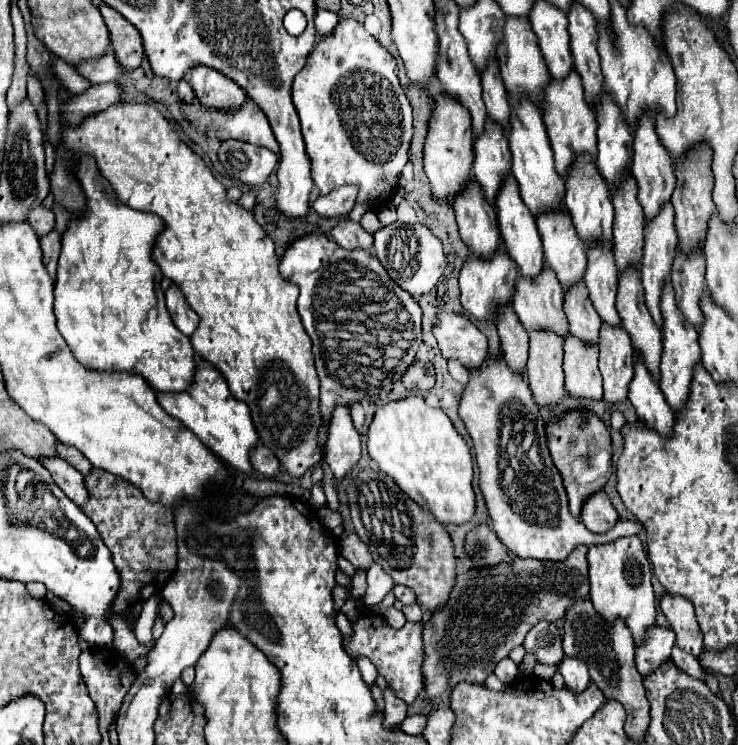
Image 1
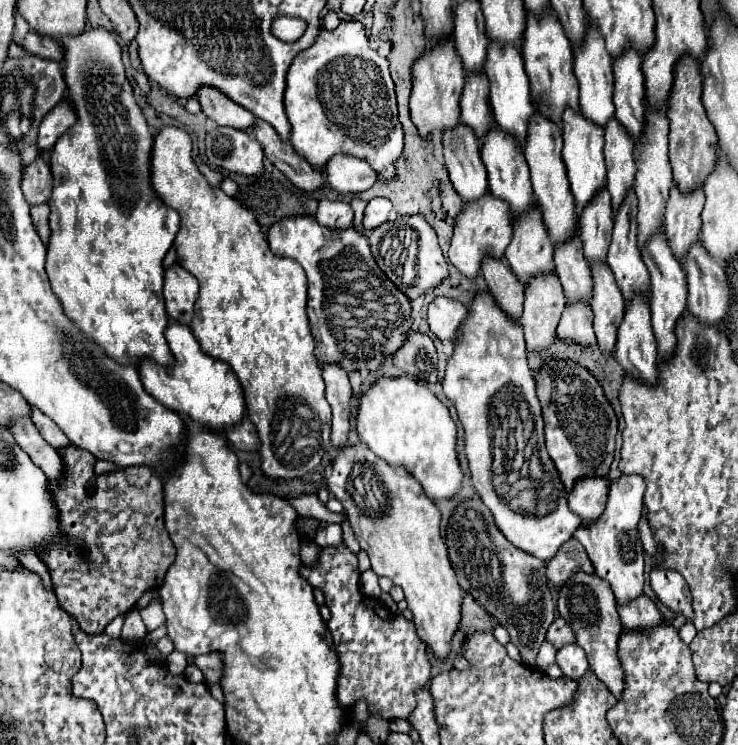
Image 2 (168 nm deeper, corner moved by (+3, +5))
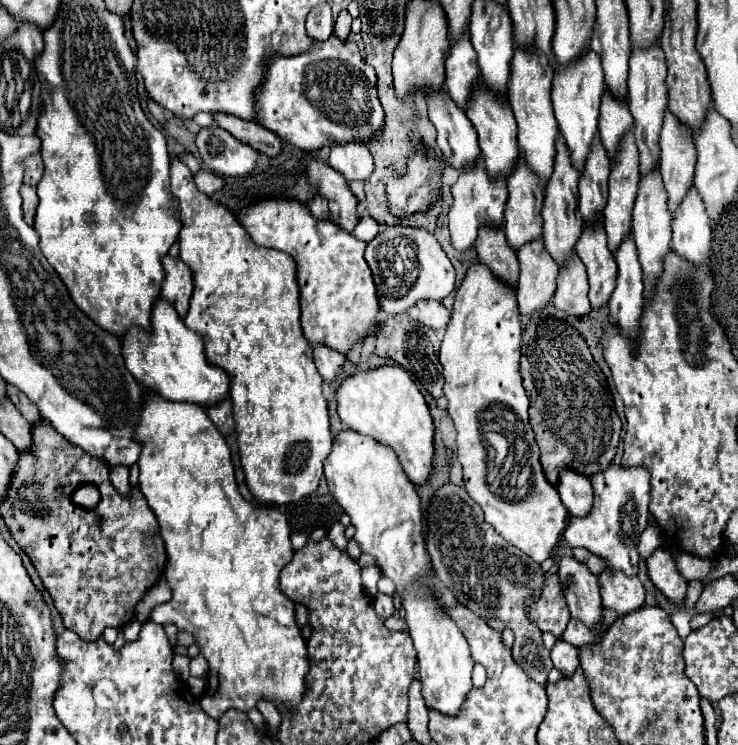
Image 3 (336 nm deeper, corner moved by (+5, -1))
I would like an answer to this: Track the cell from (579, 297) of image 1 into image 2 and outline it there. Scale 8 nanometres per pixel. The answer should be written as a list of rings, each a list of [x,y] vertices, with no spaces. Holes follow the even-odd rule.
[[[576,236],[574,240],[556,246],[554,250],[556,276],[562,282],[566,302],[590,302],[592,298],[592,272],[582,254],[582,242]]]

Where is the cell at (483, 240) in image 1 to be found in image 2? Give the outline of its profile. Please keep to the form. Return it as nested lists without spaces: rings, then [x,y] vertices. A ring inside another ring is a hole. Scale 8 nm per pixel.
[[[462,124],[456,130],[446,130],[444,142],[444,164],[450,172],[450,182],[464,204],[480,200],[488,192],[486,168],[480,158],[480,144],[474,132]]]

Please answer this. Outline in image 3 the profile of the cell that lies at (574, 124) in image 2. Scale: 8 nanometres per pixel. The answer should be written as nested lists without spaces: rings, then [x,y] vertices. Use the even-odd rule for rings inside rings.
[[[588,52],[584,60],[576,60],[572,68],[564,68],[564,64],[558,64],[554,80],[552,80],[552,102],[554,102],[554,114],[560,126],[560,132],[568,144],[572,164],[576,170],[582,172],[584,160],[590,152],[590,142],[594,134],[598,132],[598,108],[600,98],[604,92],[604,74],[600,72],[600,58],[596,52]]]

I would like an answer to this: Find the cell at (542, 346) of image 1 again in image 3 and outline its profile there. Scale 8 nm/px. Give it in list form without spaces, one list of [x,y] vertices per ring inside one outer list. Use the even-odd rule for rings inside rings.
[[[542,238],[524,244],[518,252],[520,278],[518,278],[518,306],[530,318],[540,314],[552,300],[556,290],[558,264],[548,256]]]

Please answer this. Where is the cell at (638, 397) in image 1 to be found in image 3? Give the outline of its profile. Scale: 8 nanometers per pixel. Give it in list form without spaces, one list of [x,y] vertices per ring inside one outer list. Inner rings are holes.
[[[632,234],[618,246],[616,262],[618,262],[618,284],[608,302],[610,316],[612,320],[616,320],[616,324],[620,324],[620,328],[624,328],[624,332],[632,336],[632,332],[636,332],[638,328],[640,312],[644,308],[644,284],[640,276],[640,260],[636,260],[636,244],[632,244]]]

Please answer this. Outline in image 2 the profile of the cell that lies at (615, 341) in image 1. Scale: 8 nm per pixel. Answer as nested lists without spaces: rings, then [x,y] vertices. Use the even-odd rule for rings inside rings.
[[[594,264],[592,278],[594,294],[590,300],[590,308],[594,312],[594,332],[598,338],[600,352],[610,356],[616,350],[616,330],[618,322],[622,322],[624,318],[626,302],[618,290],[618,284],[608,264]]]

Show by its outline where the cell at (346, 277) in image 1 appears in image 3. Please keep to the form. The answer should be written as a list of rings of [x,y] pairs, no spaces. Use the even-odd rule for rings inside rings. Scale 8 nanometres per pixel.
[[[264,198],[244,208],[236,218],[256,244],[284,250],[294,258],[300,286],[300,322],[308,342],[322,342],[346,354],[356,338],[376,330],[380,310],[376,284],[364,260],[366,242],[356,240],[332,220],[316,220],[308,206],[298,200]]]

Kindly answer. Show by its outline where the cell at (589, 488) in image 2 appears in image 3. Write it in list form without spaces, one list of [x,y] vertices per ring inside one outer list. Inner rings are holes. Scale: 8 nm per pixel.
[[[560,468],[560,480],[556,486],[562,504],[572,516],[586,516],[592,508],[592,486],[586,476],[572,472],[572,468]]]

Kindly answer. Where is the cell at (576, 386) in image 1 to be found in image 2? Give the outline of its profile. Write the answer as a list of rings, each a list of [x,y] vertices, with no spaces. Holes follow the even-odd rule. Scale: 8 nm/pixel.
[[[586,304],[566,306],[566,310],[560,318],[560,324],[558,324],[558,340],[562,340],[564,344],[596,346],[590,306],[586,306]]]

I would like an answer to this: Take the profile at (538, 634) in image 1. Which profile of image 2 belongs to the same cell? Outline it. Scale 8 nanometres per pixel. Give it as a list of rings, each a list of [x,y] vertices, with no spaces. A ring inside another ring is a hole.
[[[556,618],[556,620],[550,624],[550,628],[548,628],[548,632],[546,632],[546,638],[544,638],[544,640],[546,640],[546,642],[550,642],[556,650],[560,650],[562,646],[566,646],[566,644],[574,642],[574,634],[572,634],[570,626],[568,626],[562,618]]]

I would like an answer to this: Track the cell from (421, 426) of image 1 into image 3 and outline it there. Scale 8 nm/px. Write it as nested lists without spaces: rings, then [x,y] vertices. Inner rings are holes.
[[[378,366],[374,370],[352,370],[338,386],[336,402],[344,428],[368,434],[380,444],[390,446],[414,484],[428,480],[434,462],[434,422],[424,396],[404,368]]]

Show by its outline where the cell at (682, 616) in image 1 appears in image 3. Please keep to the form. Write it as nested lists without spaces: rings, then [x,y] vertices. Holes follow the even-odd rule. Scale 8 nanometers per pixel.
[[[656,548],[652,552],[652,556],[646,560],[646,564],[648,564],[648,574],[650,574],[650,580],[654,582],[654,586],[666,598],[680,604],[686,596],[688,582],[680,576],[674,556],[662,548]]]

